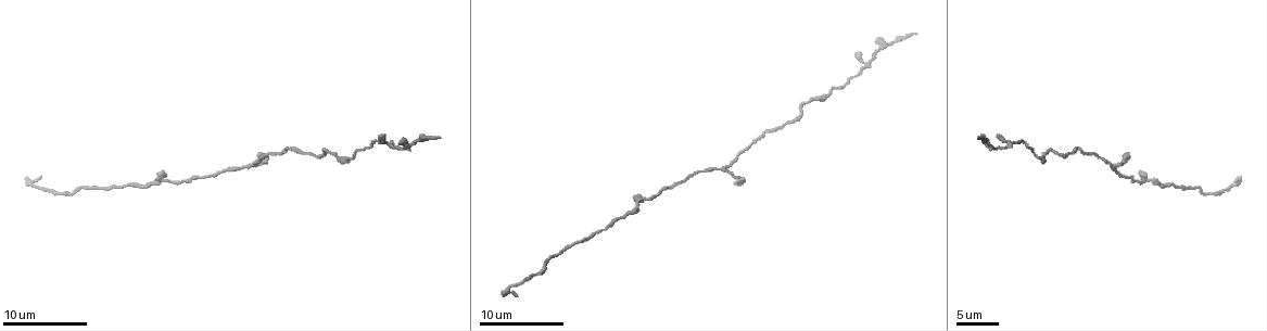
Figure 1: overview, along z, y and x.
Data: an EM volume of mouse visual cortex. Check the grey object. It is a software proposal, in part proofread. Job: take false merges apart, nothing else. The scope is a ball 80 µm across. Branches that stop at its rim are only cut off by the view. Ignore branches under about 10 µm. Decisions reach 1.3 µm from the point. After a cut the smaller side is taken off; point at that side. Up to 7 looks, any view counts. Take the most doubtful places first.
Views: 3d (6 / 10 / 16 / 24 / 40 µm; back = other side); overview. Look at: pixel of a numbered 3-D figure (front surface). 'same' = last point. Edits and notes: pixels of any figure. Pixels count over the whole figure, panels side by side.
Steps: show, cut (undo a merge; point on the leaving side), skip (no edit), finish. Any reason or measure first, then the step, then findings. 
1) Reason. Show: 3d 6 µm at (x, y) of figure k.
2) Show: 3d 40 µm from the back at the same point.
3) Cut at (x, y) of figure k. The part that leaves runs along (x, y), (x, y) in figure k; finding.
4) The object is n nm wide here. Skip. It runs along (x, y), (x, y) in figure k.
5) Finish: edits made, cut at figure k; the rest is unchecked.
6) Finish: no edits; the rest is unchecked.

Three arms meet. Show: 3d 16 µm at (395, 146) of figure 1.

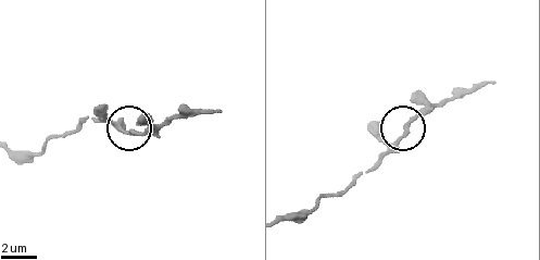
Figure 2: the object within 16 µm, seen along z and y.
Skip. It runs along (284, 218), (344, 190), (372, 169), (427, 100) in figure 2; all the same neuron.

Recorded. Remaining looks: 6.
Show: 3d 10 µm at (251, 163) of figure 1.

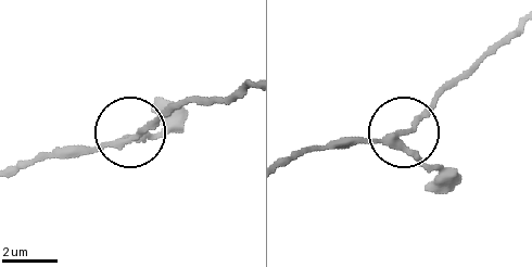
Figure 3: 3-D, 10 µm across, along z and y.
3 arms meet here. Skip. One neuron here.

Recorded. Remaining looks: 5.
Three-way junction. Show: 3d 16 µm at (638, 200) of figure 1.

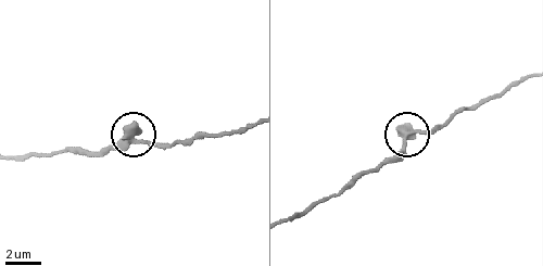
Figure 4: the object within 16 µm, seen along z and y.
3 arms meet here. Skip. One neuron here.

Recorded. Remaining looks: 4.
Finish: no edits; the rest is unchecked.

